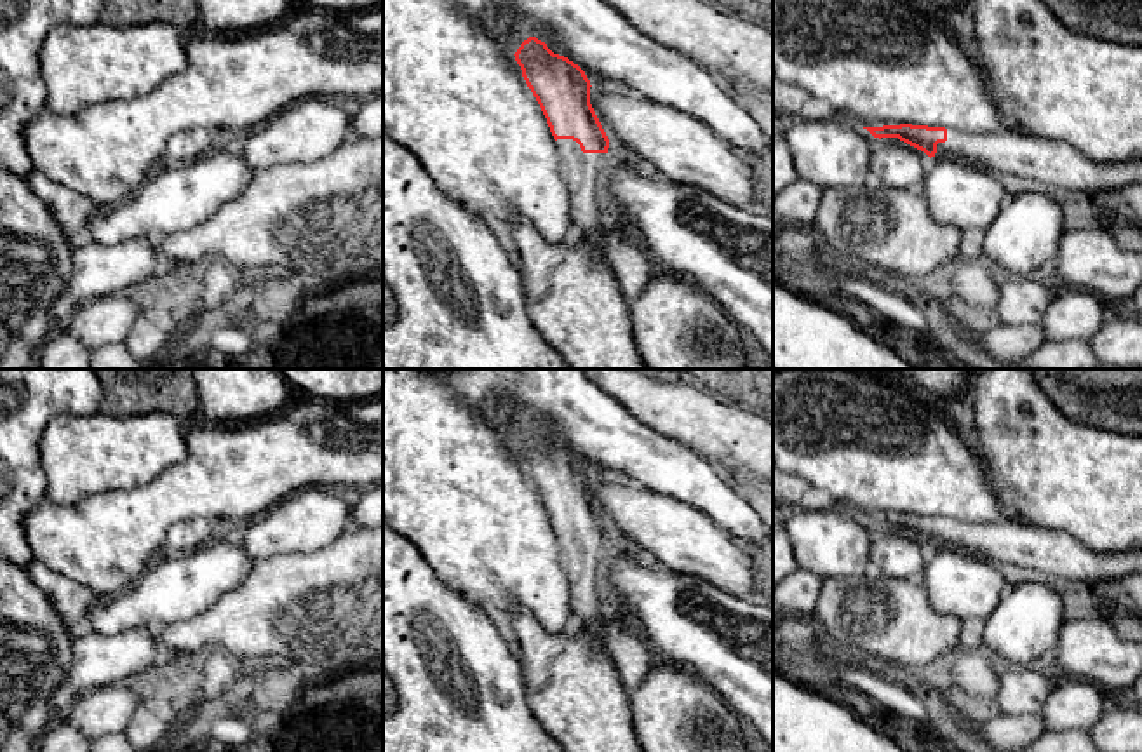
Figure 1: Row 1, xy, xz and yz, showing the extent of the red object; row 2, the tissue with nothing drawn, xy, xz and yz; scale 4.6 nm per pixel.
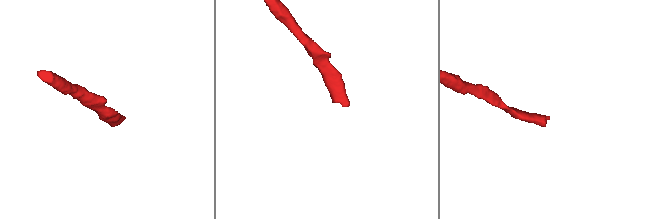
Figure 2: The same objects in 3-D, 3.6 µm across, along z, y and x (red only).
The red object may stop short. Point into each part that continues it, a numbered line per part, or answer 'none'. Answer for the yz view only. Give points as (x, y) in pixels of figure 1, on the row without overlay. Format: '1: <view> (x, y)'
1: yz (1048, 554)

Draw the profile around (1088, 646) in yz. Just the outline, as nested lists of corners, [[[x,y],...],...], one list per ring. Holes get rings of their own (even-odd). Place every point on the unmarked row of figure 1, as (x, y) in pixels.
[[[1072,613],[1053,649],[1062,677],[1086,679],[1114,698],[1125,698],[1142,674],[1142,642],[1118,635],[1098,613]]]

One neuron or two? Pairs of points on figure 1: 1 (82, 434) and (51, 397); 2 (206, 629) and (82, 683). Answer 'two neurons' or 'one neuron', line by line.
1: two neurons
2: two neurons

